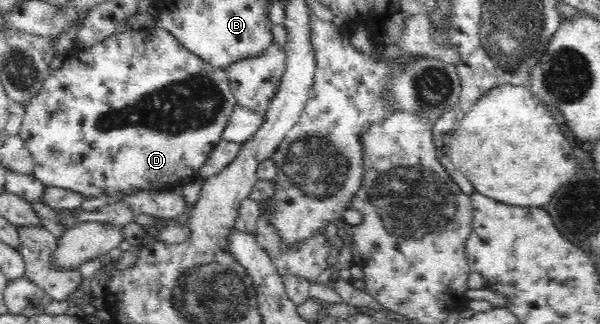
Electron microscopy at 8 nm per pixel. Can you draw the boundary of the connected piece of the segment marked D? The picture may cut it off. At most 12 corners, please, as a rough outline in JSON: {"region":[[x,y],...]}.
{"region":[[159,26],[65,58],[19,134],[87,200],[200,174],[238,105]]}

